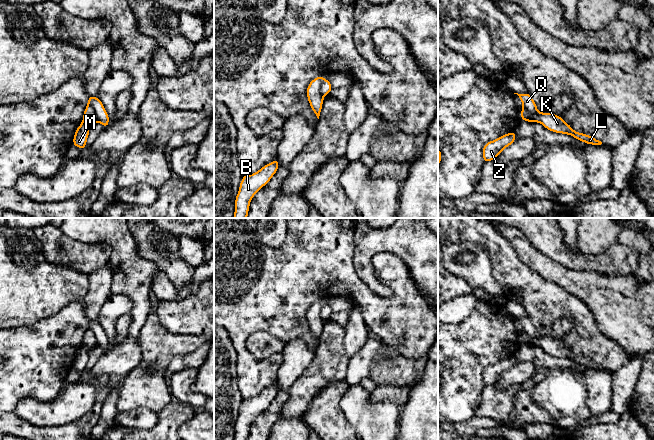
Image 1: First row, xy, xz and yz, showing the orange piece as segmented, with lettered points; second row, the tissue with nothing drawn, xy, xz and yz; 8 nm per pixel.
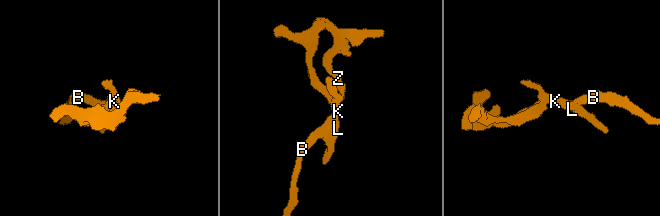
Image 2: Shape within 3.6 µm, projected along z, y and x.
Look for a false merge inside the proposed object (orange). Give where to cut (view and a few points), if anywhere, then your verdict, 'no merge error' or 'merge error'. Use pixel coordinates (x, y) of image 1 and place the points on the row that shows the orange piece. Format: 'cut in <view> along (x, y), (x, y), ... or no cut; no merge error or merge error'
cut in xy along (88, 104), (93, 108), (97, 120); merge error

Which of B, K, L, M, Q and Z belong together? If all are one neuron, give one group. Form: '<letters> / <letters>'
B K L / M Q Z

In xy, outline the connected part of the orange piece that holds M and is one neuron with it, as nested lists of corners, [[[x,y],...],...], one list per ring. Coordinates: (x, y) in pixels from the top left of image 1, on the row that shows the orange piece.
[[[82,122],[75,131],[72,144],[78,148],[85,150],[88,136],[89,136],[89,126]]]

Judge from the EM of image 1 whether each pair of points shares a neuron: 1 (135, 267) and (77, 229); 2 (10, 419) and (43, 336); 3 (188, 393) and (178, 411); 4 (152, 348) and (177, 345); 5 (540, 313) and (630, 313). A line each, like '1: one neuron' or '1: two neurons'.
1: one neuron
2: two neurons
3: two neurons
4: one neuron
5: two neurons

